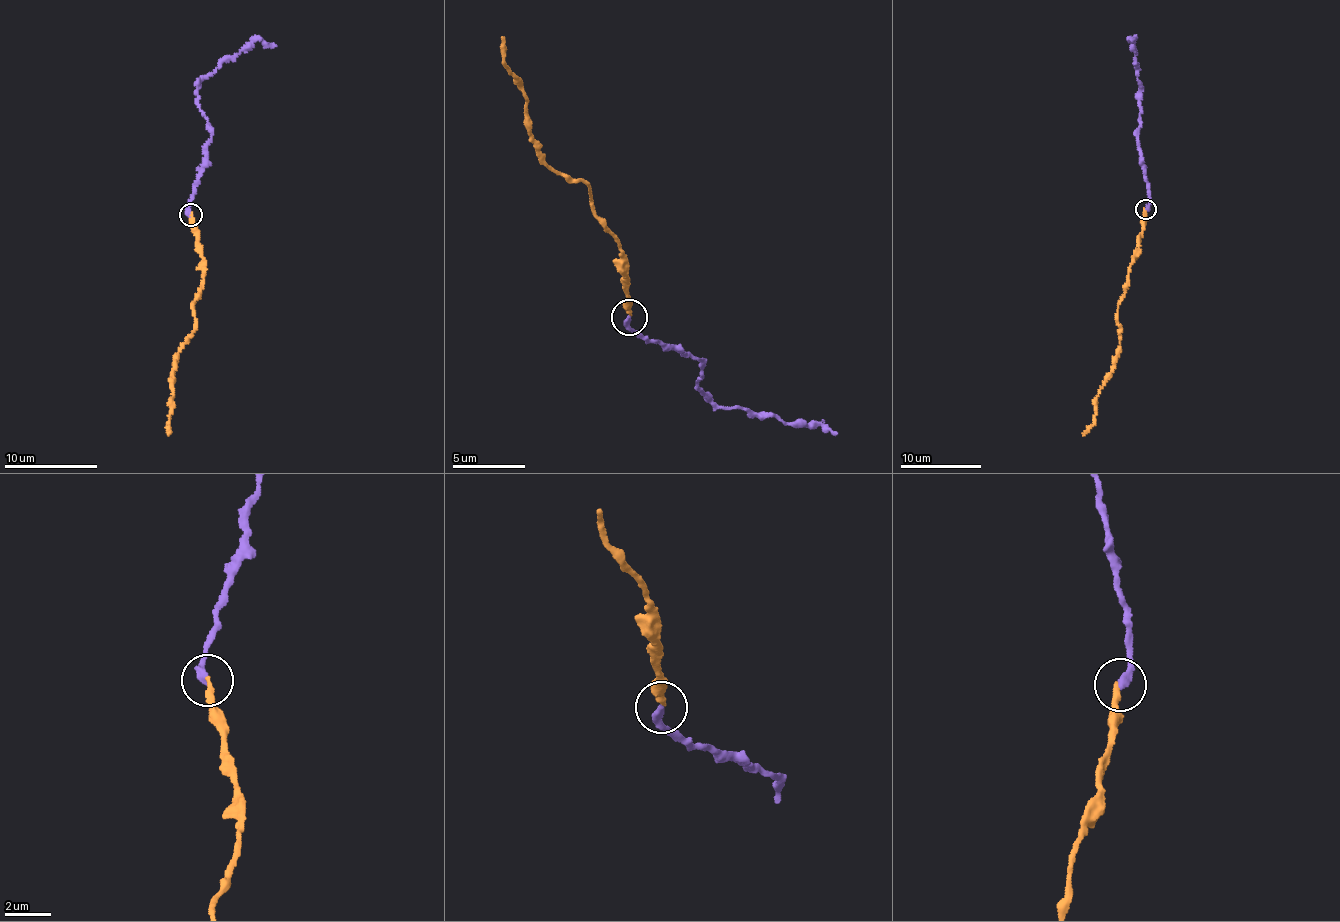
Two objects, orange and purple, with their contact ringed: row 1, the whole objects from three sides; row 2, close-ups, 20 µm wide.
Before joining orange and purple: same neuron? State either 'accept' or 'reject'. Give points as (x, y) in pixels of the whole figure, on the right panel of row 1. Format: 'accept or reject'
accept

